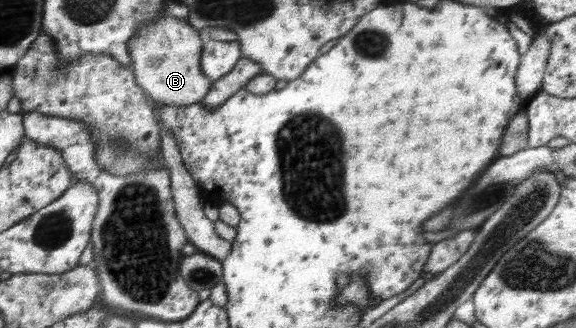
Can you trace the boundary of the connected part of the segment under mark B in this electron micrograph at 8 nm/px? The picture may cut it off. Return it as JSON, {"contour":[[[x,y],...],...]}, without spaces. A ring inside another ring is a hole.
{"contour":[[[163,16],[152,23],[141,25],[138,29],[129,40],[129,65],[133,67],[136,83],[146,90],[149,99],[167,106],[191,106],[201,103],[213,82],[202,73],[200,67],[204,44],[196,30],[187,21],[173,16]]]}

